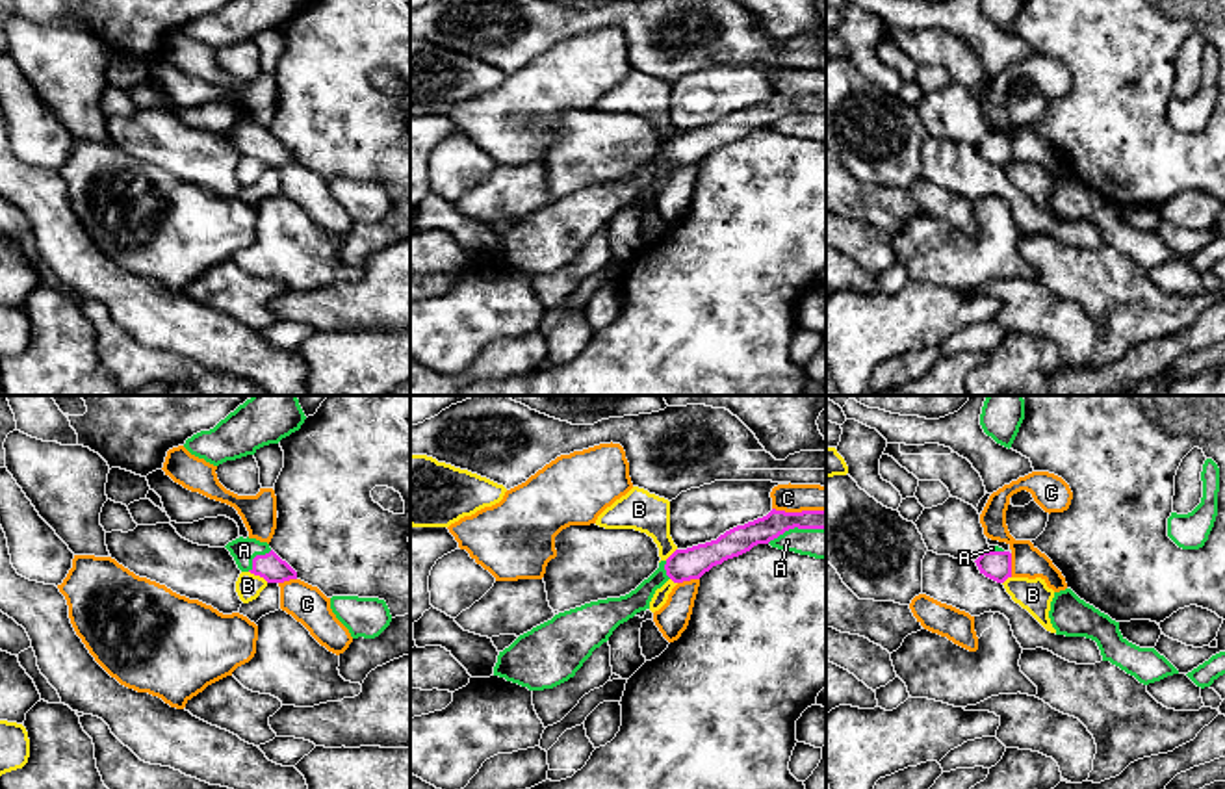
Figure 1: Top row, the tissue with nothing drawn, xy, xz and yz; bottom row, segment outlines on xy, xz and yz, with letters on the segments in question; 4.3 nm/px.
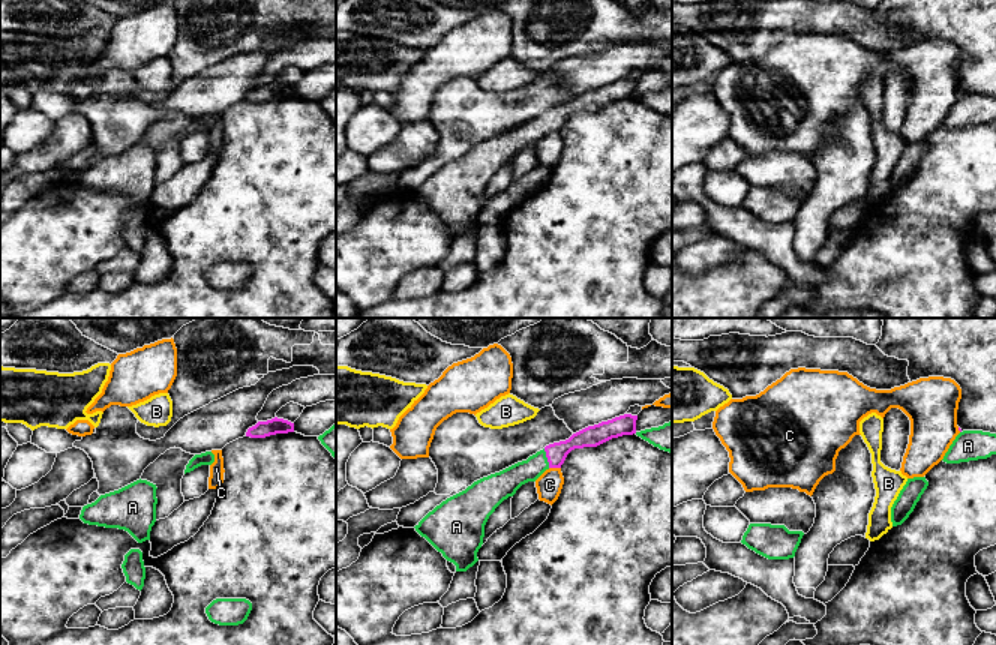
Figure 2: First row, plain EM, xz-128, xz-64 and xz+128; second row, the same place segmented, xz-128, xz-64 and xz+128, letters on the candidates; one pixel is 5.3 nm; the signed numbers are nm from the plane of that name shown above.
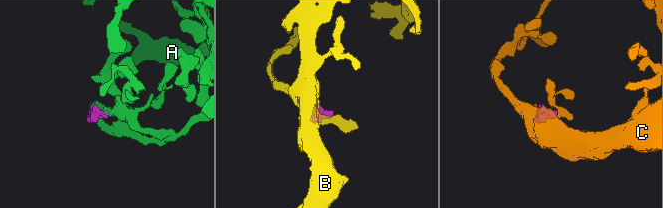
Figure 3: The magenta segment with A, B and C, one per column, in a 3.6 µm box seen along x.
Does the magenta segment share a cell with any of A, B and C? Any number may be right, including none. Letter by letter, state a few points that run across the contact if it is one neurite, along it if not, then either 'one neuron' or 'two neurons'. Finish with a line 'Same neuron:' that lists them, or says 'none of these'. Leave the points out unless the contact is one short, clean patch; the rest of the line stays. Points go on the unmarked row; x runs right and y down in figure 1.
A: one neuron
B: line xy (249, 155), (268, 166); two neurons
C: two neurons
Same neuron: A

